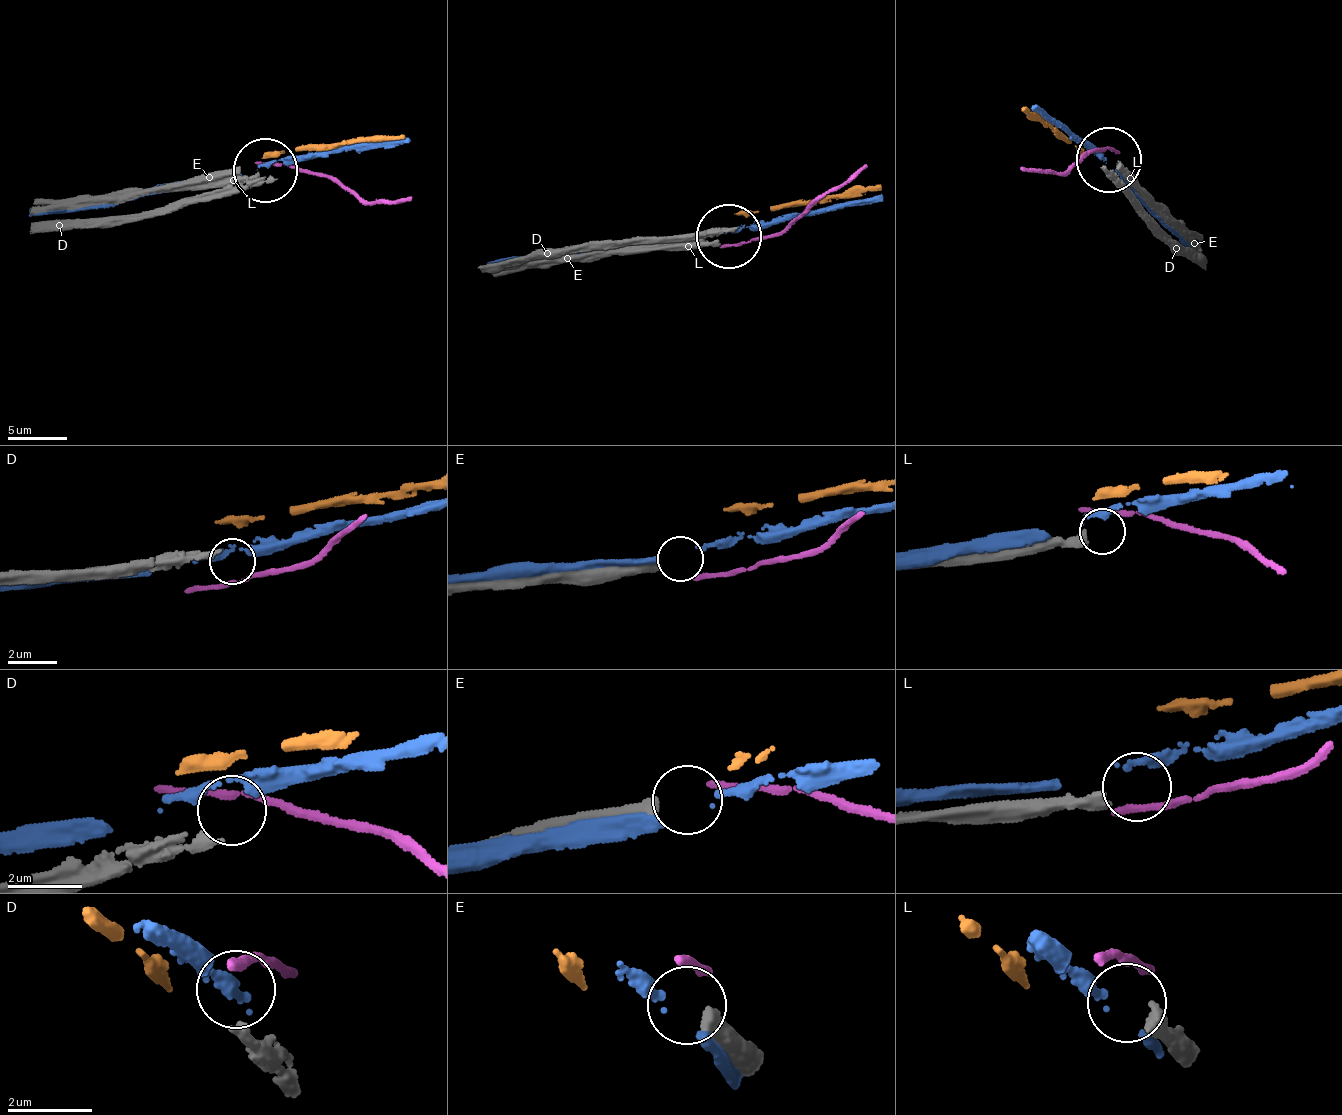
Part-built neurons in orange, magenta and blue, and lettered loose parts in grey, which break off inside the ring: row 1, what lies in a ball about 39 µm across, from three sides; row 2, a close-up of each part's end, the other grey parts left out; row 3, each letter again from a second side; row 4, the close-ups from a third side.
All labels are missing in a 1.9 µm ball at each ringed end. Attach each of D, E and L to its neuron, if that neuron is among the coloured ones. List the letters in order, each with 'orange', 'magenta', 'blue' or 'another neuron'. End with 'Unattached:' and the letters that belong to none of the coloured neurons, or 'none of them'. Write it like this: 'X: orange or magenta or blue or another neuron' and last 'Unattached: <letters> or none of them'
D: another neuron
E: another neuron
L: another neuron
Unattached: D, E, L

